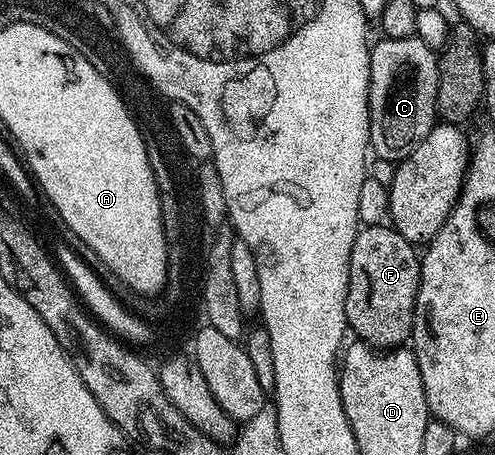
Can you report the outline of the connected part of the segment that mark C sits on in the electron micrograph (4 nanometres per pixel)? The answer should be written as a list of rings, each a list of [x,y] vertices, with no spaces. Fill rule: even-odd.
[[[383,36],[370,45],[369,148],[383,160],[398,162],[413,154],[437,123],[437,78],[439,57],[436,49],[425,46],[419,36],[389,38]]]

